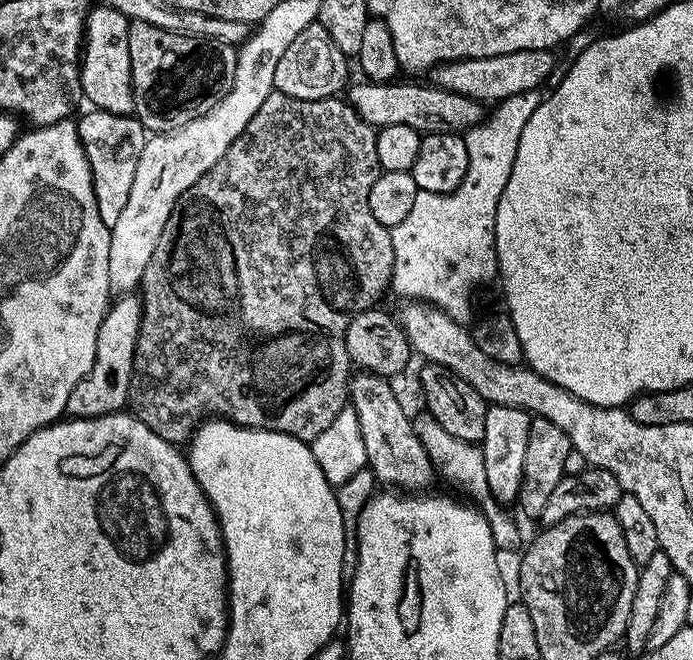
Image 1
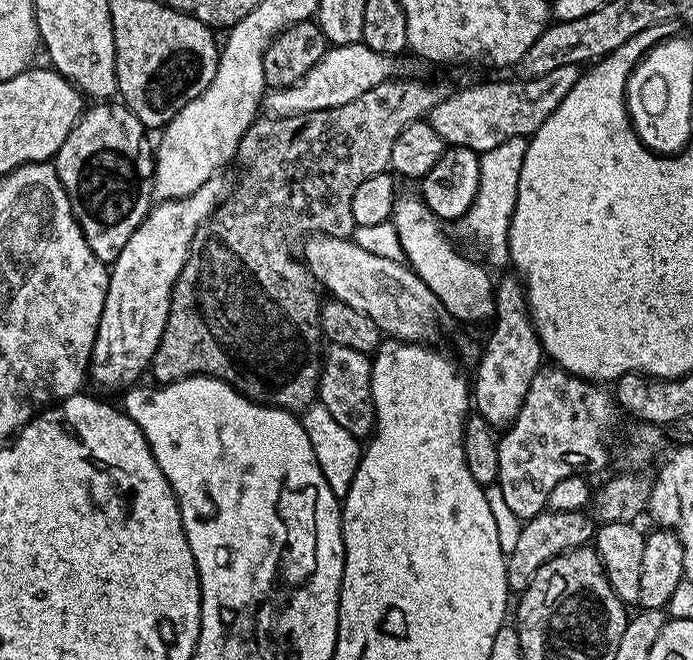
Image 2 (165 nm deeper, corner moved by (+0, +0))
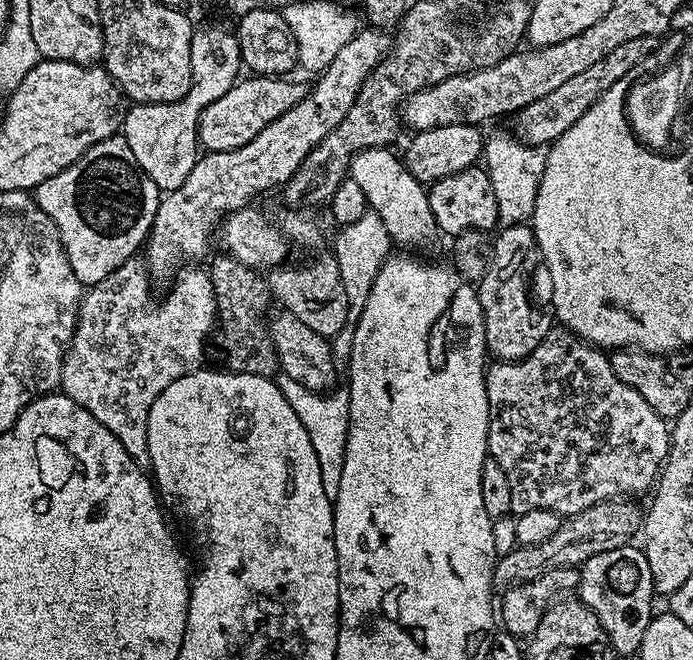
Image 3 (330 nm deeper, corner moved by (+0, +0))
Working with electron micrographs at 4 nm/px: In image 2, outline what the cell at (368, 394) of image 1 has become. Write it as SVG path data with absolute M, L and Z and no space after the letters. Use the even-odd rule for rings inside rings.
M331 345L320 362L318 402L330 410L336 421L357 438L371 437L376 423L372 405L372 362L369 353L350 350L350 346Z

